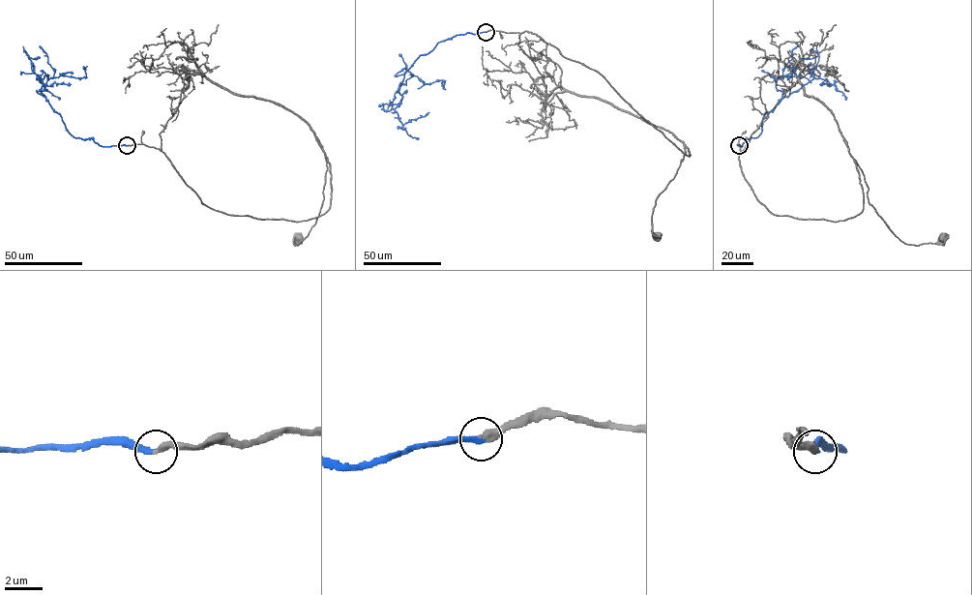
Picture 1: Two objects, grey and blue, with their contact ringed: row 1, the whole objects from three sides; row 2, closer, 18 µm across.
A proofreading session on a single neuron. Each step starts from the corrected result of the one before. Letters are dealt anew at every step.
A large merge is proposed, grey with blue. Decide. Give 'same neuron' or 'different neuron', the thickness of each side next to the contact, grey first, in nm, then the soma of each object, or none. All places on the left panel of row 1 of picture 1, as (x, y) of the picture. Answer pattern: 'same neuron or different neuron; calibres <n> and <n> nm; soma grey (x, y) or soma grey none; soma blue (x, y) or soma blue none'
same neuron; calibres 380 and 280 nm; soma grey (299, 237); soma blue none

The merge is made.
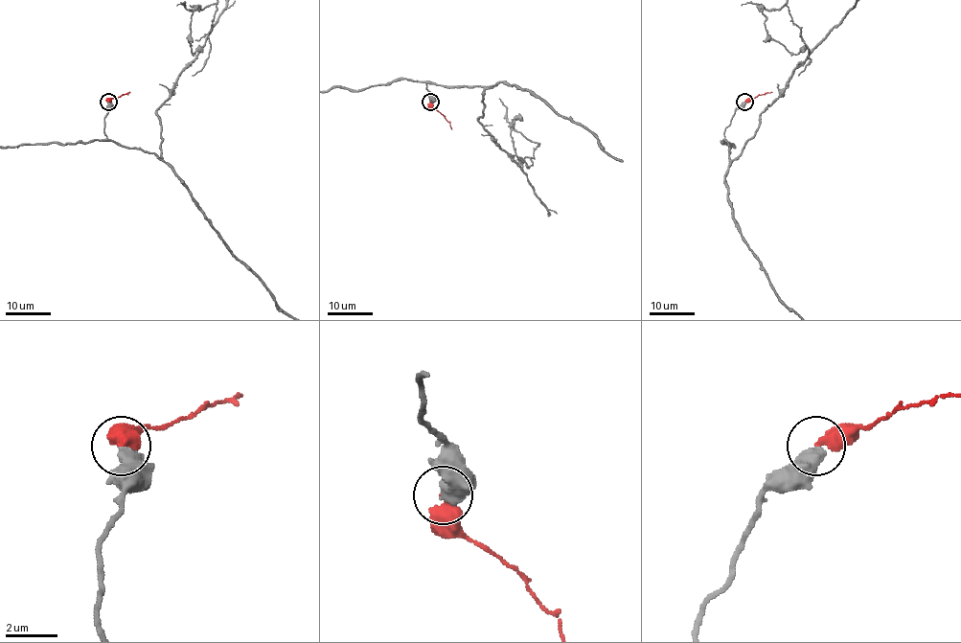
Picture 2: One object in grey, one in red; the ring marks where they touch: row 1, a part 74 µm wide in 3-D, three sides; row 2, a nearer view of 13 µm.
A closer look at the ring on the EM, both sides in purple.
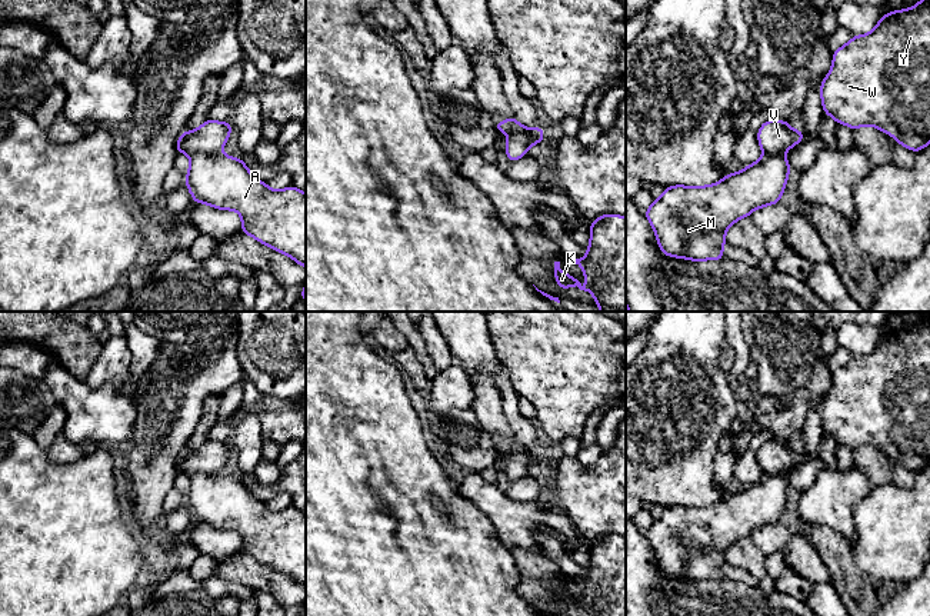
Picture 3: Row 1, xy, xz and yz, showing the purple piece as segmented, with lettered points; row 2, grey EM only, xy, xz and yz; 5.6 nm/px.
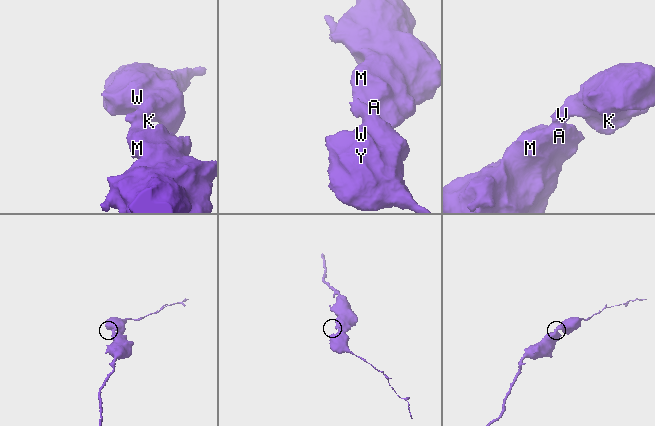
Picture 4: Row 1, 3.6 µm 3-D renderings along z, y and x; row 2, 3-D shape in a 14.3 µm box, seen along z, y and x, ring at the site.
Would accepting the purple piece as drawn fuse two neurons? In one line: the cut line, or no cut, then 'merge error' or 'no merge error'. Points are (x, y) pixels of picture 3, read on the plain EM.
cut xy (220, 472), (192, 472), (189, 475); merge error

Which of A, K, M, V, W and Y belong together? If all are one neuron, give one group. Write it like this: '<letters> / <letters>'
A M / K V W Y

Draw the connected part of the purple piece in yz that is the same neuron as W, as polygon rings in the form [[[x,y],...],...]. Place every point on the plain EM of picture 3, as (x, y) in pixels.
[[[930,316],[914,327],[883,334],[869,354],[853,356],[849,363],[833,372],[831,390],[820,404],[824,434],[836,443],[856,450],[873,446],[903,465],[919,472],[930,465]]]

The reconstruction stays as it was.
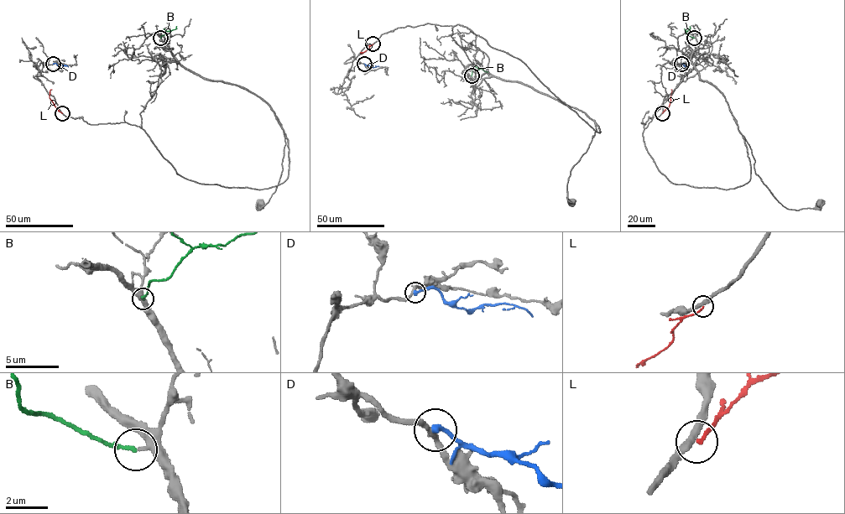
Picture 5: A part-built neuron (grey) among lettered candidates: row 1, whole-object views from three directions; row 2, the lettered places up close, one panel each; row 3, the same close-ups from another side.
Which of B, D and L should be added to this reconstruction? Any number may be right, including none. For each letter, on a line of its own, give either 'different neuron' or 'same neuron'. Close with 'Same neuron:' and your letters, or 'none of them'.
B: same neuron
D: different neuron
L: different neuron
Same neuron: B

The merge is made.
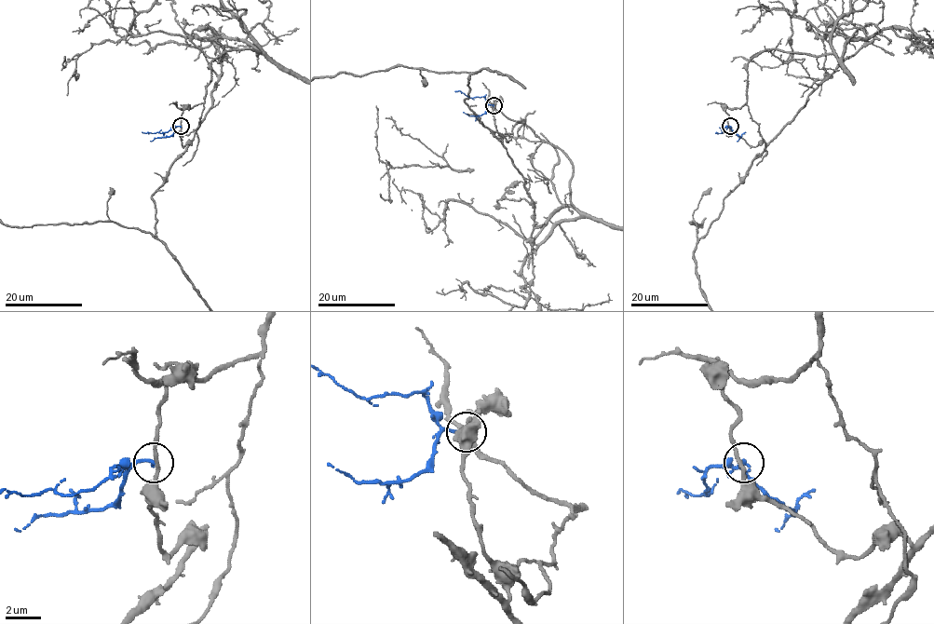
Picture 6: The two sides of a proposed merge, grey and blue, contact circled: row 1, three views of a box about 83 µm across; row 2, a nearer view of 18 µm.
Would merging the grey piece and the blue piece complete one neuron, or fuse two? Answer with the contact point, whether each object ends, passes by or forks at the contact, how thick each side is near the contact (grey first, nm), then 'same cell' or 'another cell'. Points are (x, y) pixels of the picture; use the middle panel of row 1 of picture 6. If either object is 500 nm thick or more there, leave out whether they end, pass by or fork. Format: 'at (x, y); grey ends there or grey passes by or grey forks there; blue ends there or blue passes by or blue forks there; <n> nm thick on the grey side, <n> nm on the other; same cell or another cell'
at (494, 105); grey passes by; blue ends there; 200 nm thick on the grey side, 190 nm on the other; another cell

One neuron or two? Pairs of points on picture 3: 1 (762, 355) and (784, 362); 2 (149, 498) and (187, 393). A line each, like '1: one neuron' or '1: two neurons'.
1: one neuron
2: one neuron

